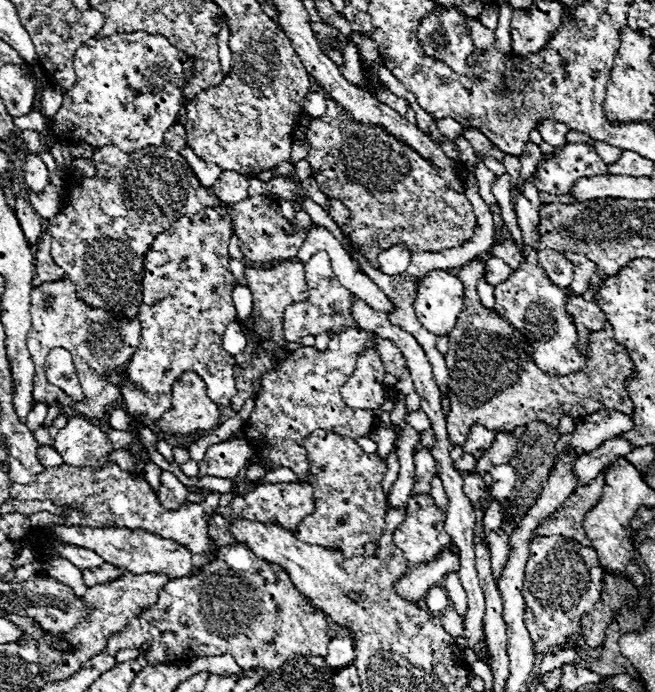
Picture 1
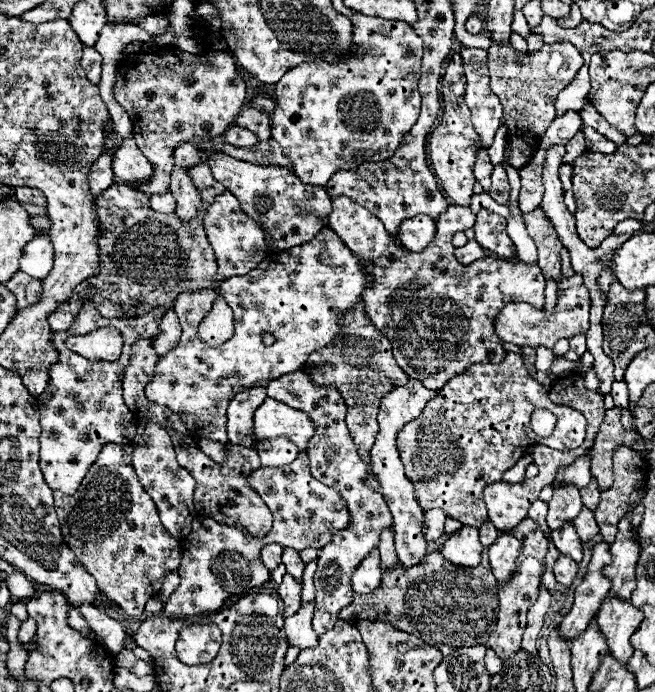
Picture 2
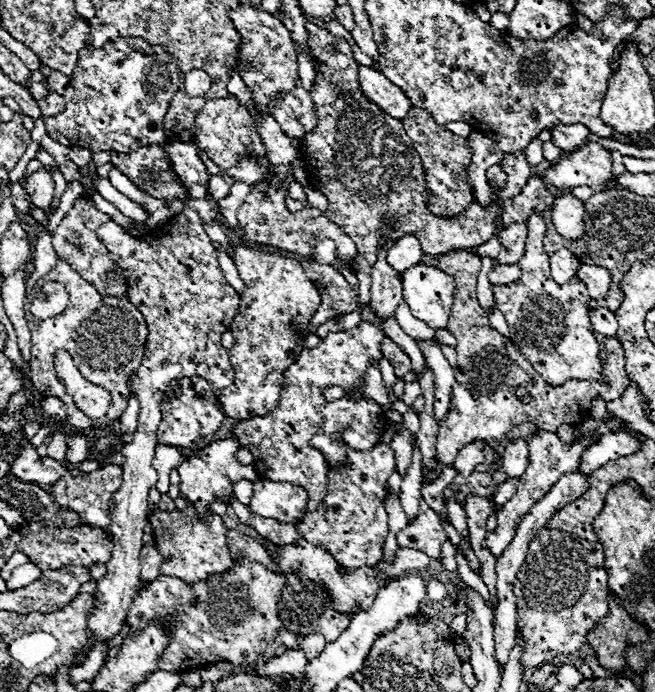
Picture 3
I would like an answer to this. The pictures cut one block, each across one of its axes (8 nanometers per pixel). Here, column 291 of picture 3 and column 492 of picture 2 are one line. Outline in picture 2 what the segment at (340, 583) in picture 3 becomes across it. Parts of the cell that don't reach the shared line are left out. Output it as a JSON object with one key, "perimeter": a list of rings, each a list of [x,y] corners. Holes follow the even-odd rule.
{"perimeter":[[[504,532],[492,546],[490,546],[490,566],[496,580],[504,582],[512,576],[512,568],[516,566],[516,558],[522,552],[522,540],[518,540],[512,532]]]}

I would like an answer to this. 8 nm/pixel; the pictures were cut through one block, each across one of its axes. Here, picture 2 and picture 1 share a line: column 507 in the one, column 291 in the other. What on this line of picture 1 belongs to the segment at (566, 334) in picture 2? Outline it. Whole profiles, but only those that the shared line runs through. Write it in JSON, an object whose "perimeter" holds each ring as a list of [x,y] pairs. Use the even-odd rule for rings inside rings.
{"perimeter":[[[318,252],[314,254],[306,264],[306,284],[310,290],[310,298],[306,302],[296,302],[292,306],[286,308],[284,312],[284,338],[288,342],[300,342],[300,338],[312,334],[322,334],[326,330],[332,330],[334,334],[344,332],[346,328],[354,328],[358,326],[356,320],[350,314],[350,292],[338,282],[338,278],[334,276],[332,268],[330,268],[330,258],[326,252]]]}

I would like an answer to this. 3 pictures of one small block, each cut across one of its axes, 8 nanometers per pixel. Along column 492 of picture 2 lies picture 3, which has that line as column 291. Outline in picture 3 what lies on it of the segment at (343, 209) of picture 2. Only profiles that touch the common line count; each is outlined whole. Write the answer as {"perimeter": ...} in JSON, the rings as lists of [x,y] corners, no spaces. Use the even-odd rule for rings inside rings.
{"perimeter":[[[234,242],[234,252],[234,264],[246,290],[240,300],[240,314],[230,328],[236,338],[236,346],[230,350],[234,386],[224,388],[220,404],[226,416],[250,420],[252,416],[264,416],[264,412],[276,408],[282,372],[294,364],[302,352],[300,342],[306,340],[306,326],[320,306],[320,294],[308,280],[302,264],[294,258],[262,252],[244,242]],[[294,326],[302,326],[302,336],[294,336]]]}

